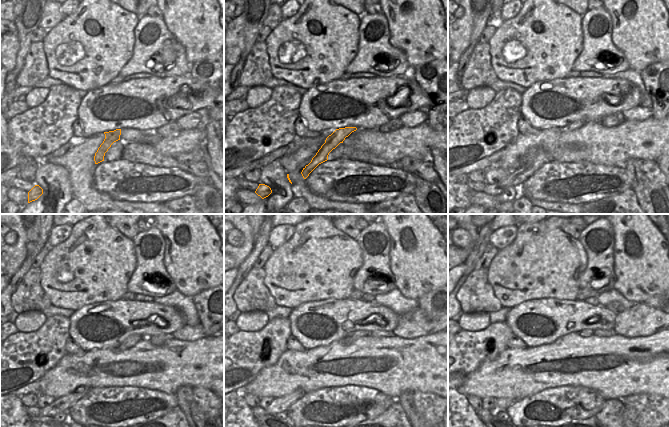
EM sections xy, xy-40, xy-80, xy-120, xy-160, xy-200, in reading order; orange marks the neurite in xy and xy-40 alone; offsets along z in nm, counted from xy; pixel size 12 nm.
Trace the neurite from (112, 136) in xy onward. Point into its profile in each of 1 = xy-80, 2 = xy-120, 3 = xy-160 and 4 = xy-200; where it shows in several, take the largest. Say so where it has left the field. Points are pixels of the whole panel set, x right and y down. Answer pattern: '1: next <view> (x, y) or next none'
1: next xy-80 (515, 179)
2: next xy-120 (63, 404)
3: next xy-160 (280, 404)
4: next xy-200 (501, 405)

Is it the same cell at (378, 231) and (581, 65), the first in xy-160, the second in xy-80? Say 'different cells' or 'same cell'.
same cell

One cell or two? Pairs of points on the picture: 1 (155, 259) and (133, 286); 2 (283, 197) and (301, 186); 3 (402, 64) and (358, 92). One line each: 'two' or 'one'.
1: one
2: two
3: two

